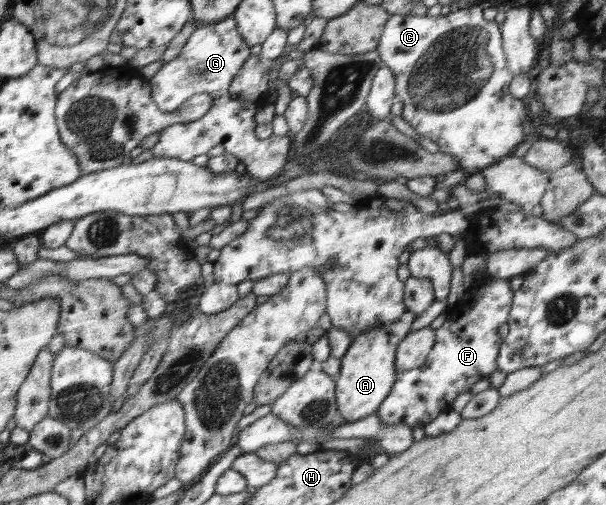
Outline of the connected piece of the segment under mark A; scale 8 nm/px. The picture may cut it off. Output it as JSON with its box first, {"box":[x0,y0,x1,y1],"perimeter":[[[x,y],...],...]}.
{"box":[337,311,415,424],"perimeter":[[[407,311],[403,320],[381,324],[371,332],[363,332],[354,337],[350,350],[343,358],[339,374],[337,374],[337,402],[338,415],[344,424],[351,424],[374,415],[383,399],[391,392],[397,380],[397,352],[401,342],[410,334],[411,325],[415,320],[415,313]]]}

